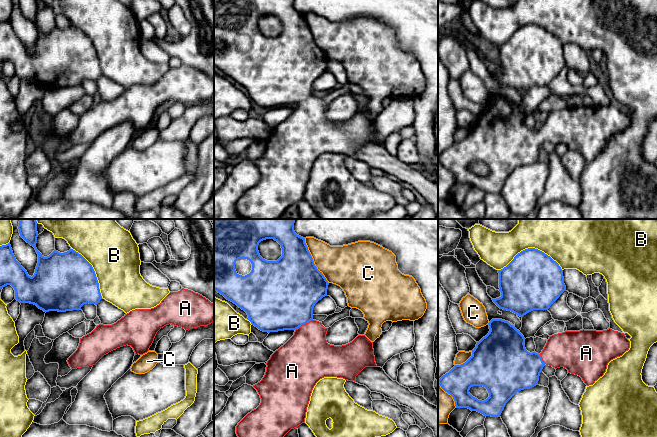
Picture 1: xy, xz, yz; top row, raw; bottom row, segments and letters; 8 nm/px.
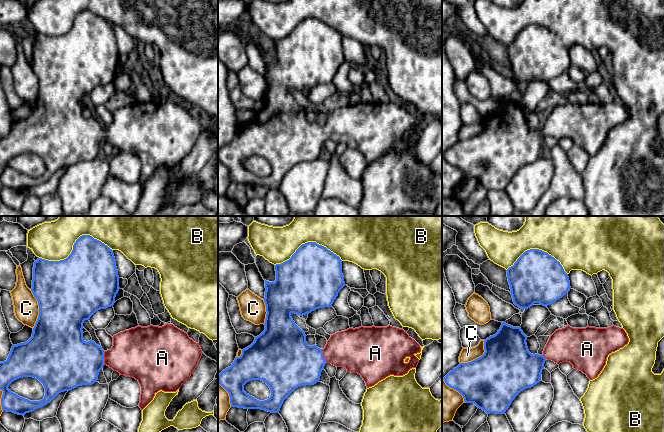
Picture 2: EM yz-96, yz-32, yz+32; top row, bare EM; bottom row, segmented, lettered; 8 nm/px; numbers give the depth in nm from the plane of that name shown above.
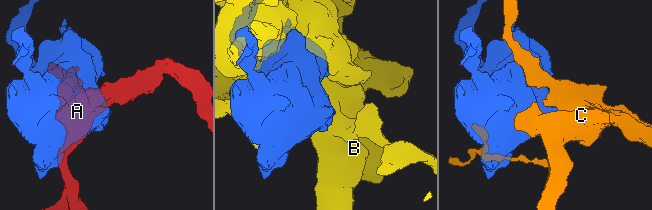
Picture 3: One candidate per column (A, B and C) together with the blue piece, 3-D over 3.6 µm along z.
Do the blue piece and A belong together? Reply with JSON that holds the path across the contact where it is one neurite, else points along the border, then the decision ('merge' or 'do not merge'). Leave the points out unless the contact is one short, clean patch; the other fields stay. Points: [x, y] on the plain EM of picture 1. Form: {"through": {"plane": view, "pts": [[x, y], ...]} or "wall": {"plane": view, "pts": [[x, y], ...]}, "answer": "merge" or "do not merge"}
{"through": {"plane": "xz", "pts": [[283, 76], [297, 90], [303, 100], [306, 105], [306, 131]]}, "answer": "merge"}

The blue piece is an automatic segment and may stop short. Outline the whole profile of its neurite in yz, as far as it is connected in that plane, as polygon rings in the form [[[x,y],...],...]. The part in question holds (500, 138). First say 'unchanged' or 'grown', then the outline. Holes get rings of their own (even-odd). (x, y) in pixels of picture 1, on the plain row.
grown; [[[492,95],[489,109],[477,118],[472,132],[463,140],[455,141],[443,151],[438,160],[450,170],[456,184],[468,184],[484,192],[500,193],[506,179],[519,167],[538,161],[539,152],[545,141],[557,145],[564,143],[568,149],[578,151],[584,159],[593,161],[604,151],[608,139],[622,132],[630,124],[630,117],[624,109],[607,105],[603,107],[565,107],[549,113],[540,130],[528,128],[525,114],[513,101],[502,95]],[[473,162],[483,162],[489,173],[482,177],[473,173],[469,166]]]

